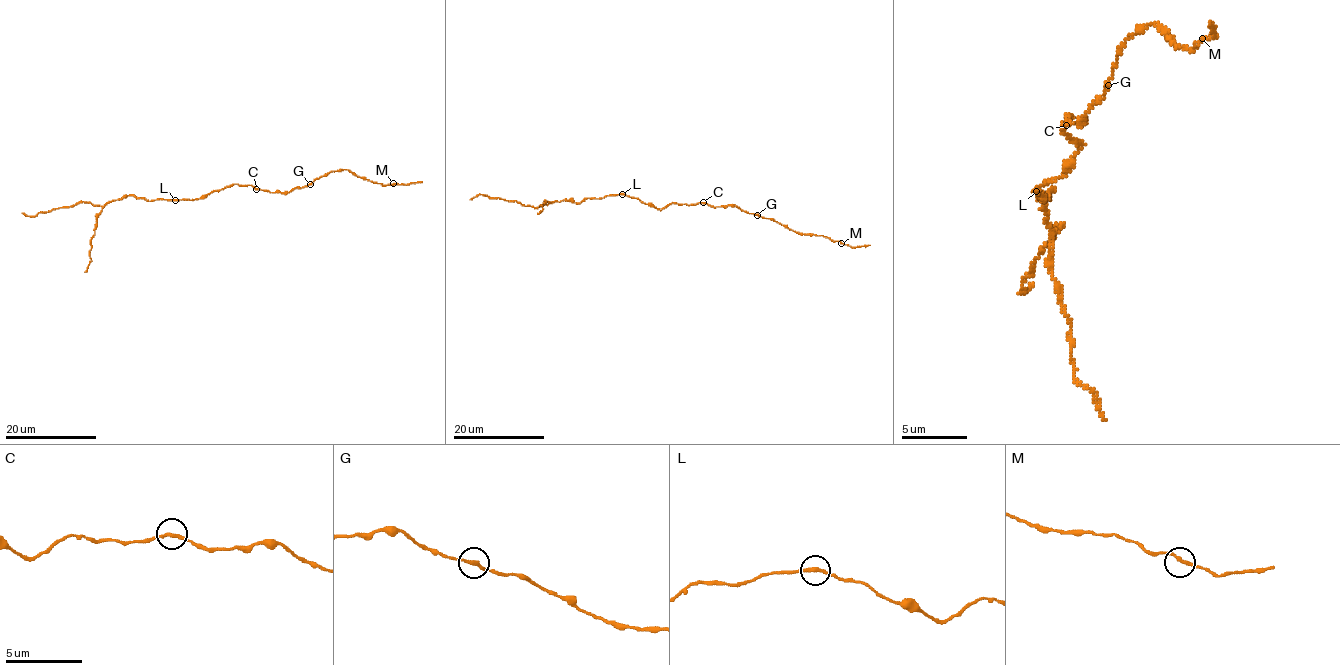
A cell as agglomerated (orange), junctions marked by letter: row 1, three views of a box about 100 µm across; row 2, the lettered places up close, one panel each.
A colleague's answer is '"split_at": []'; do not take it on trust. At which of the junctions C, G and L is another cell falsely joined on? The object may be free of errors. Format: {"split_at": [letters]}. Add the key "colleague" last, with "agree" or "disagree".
{"split_at": ["G"], "colleague": "disagree"}

